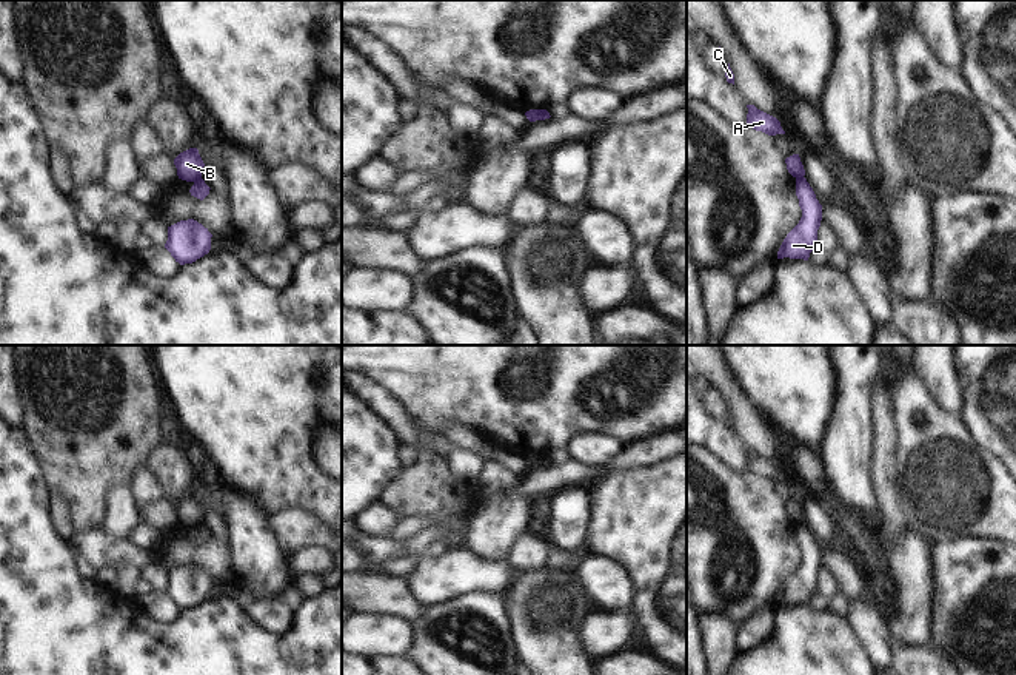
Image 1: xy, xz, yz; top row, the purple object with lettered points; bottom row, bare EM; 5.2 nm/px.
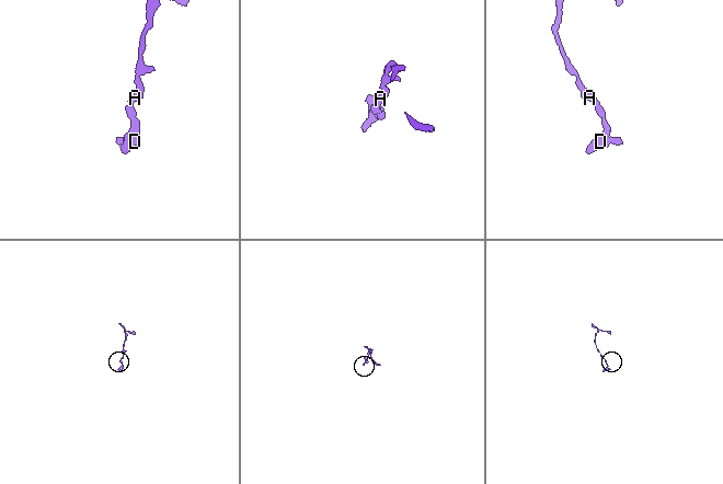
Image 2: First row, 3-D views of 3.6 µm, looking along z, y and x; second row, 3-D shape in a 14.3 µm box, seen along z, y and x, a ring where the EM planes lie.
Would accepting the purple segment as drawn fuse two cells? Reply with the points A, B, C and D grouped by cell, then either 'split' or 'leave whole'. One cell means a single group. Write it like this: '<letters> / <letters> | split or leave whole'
A B C / D | split

